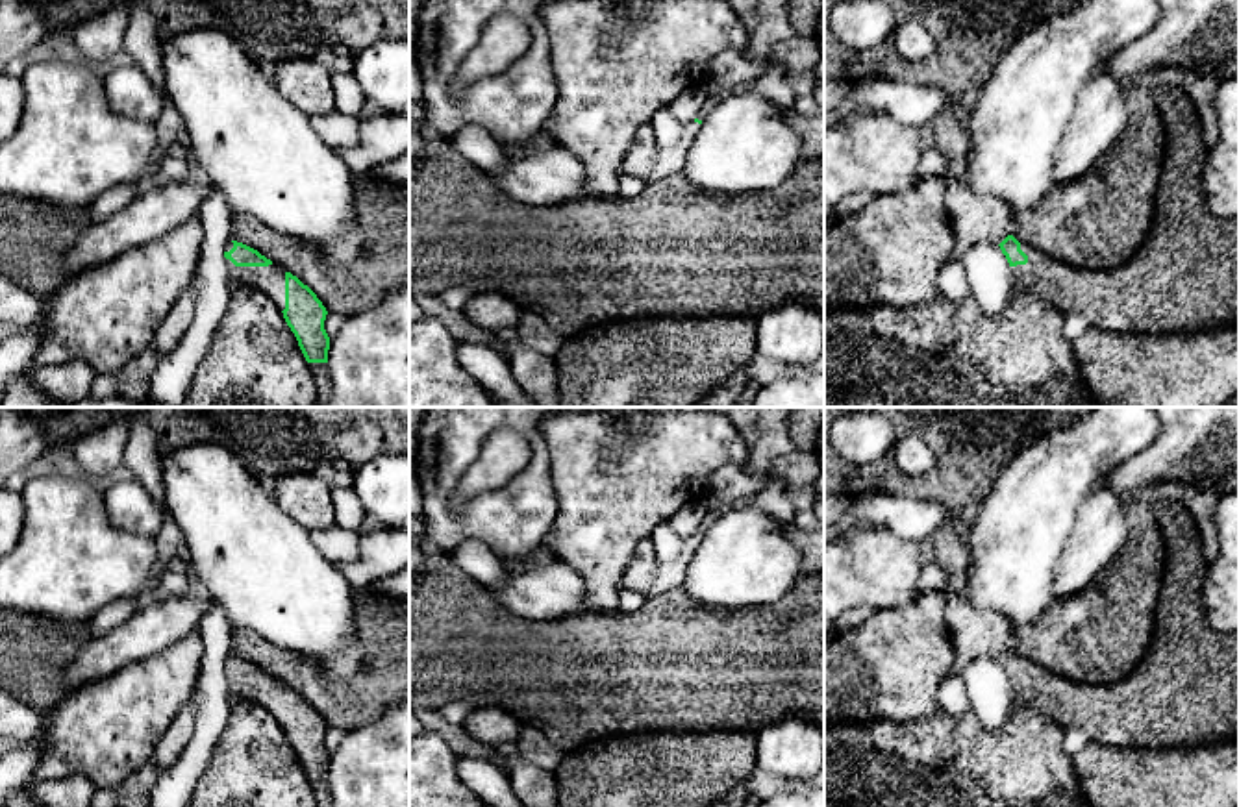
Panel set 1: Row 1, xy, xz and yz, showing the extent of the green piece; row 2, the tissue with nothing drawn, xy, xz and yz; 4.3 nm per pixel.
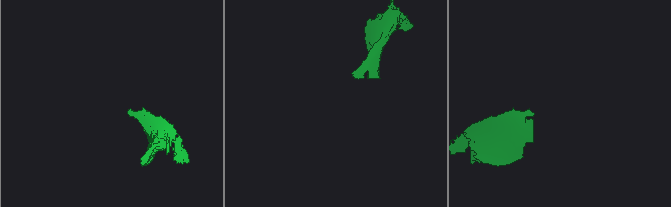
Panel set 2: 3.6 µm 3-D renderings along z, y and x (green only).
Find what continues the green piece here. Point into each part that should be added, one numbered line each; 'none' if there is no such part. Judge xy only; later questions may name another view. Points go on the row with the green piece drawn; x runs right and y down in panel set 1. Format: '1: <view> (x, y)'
1: xy (271, 280)

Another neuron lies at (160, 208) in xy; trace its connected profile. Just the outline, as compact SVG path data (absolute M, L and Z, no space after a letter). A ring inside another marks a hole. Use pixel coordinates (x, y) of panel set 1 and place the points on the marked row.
M202 181L148 183L126 207L91 224L63 259L67 278L104 267L122 254L167 237L198 213L207 196Z

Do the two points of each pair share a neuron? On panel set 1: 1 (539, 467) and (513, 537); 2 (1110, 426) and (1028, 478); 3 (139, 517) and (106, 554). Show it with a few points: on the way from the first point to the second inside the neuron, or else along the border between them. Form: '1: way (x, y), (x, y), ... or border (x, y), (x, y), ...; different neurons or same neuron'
1: way (532, 484), (526, 504), (513, 521); same neuron
2: way (1089, 446), (1049, 478); same neuron
3: border (102, 495), (106, 517), (117, 528), (152, 539); different neurons

